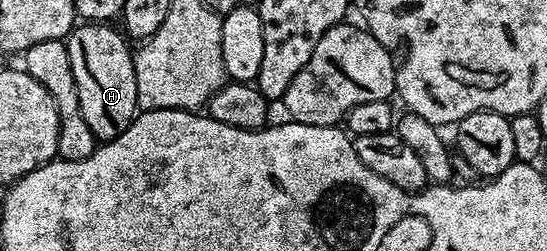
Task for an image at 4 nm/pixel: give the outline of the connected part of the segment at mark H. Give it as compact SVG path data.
M84 22L72 27L67 36L68 51L70 52L70 72L74 72L74 84L78 92L78 108L82 112L82 120L90 124L90 132L101 143L114 140L132 122L138 113L138 84L134 76L134 54L128 45L129 39L112 24L103 22Z

